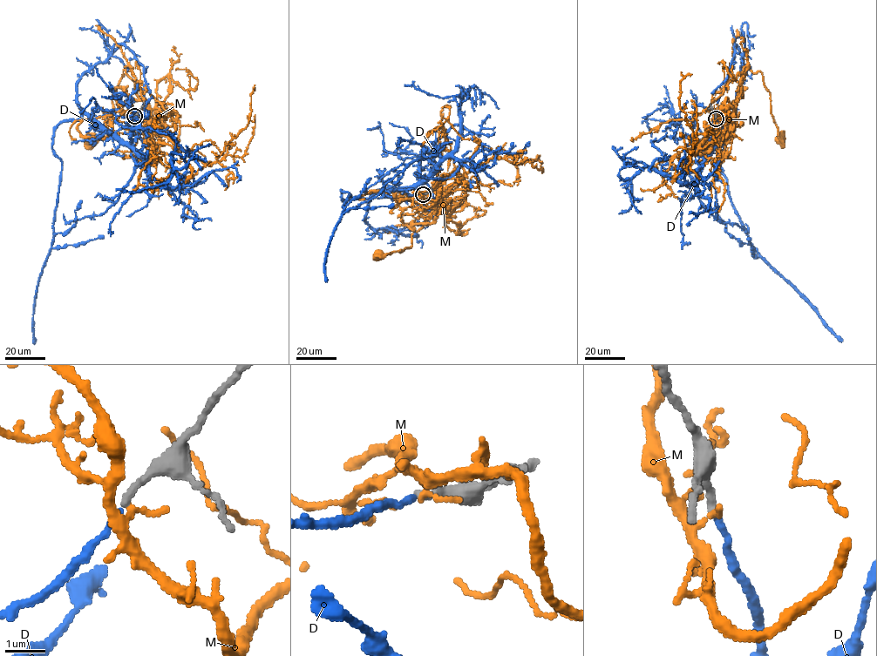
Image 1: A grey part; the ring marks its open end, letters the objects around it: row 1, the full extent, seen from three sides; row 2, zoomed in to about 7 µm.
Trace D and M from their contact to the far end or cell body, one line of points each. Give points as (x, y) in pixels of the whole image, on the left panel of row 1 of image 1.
D: (134, 116), (112, 133), (82, 113), (54, 131), (61, 178), (53, 241), (35, 299), (35, 343)
M: (134, 116), (139, 124), (147, 118), (148, 104), (125, 70), (112, 96), (112, 116), (88, 137)

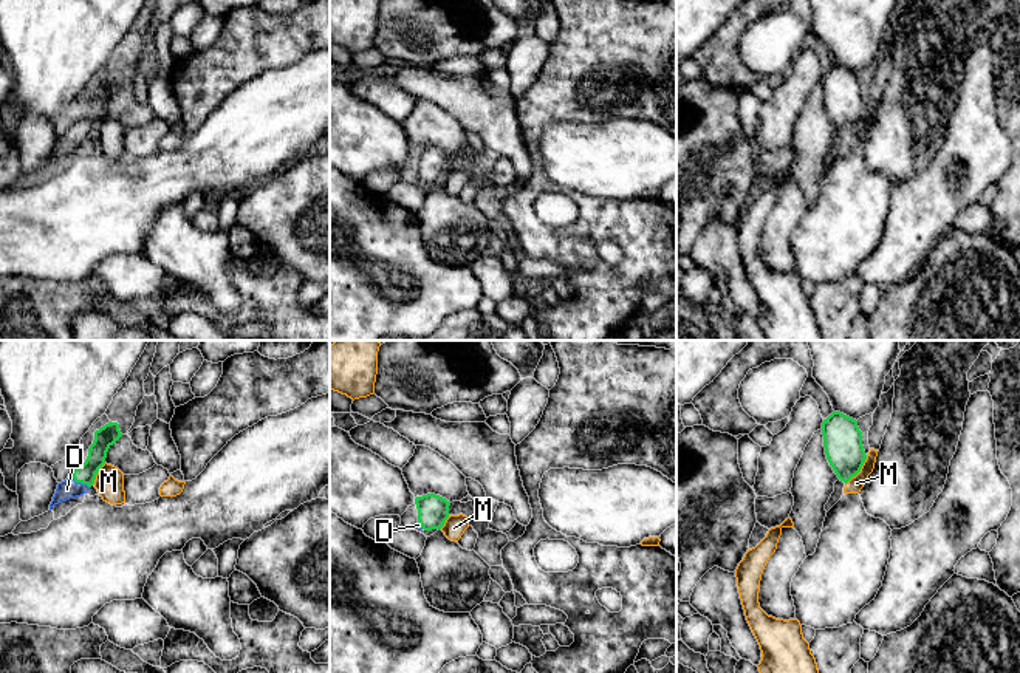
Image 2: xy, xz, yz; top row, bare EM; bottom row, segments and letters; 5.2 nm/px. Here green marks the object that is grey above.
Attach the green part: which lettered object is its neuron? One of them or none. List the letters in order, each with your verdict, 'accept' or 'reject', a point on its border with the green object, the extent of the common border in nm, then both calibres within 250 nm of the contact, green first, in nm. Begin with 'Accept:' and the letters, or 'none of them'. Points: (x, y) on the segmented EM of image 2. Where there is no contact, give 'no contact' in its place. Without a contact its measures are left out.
Accept: D
D: accept; meets green in xy at (79, 481); contact 120 nm long; 110 nm thick on the green side, 100 nm on the other
M: reject; meets green in yz at (859, 471); contact 190 nm long; 200 nm thick on the green side, 80 nm on the other

